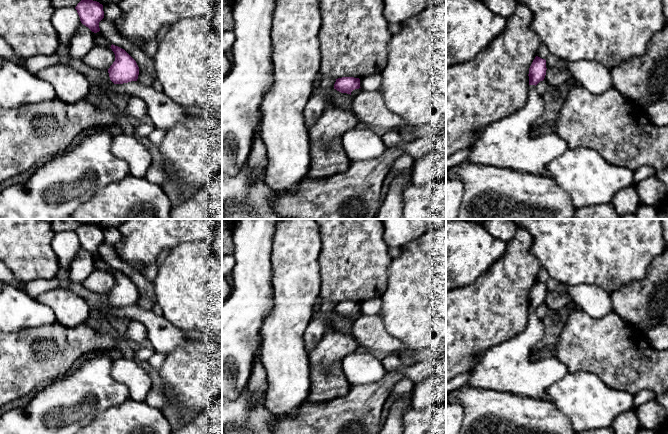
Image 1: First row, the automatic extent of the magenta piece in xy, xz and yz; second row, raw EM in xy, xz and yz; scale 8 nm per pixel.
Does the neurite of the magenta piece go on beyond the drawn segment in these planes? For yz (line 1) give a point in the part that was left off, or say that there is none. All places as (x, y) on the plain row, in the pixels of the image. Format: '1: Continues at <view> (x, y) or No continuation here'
1: No continuation here

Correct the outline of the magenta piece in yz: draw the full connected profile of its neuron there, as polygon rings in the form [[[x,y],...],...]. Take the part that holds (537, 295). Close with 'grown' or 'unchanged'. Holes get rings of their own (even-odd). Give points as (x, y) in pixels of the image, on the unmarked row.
[[[536,280],[529,292],[529,309],[536,310],[540,305],[543,305],[546,294],[546,284]]]; unchanged

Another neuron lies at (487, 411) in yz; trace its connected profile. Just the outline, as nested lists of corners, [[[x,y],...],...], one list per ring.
[[[464,385],[458,389],[450,391],[446,394],[446,397],[449,403],[459,403],[464,407],[464,421],[460,434],[577,434],[577,432],[572,427],[571,420],[564,413],[562,413],[551,401],[546,399],[528,398],[514,393],[497,392],[483,387],[471,387],[470,385]]]

